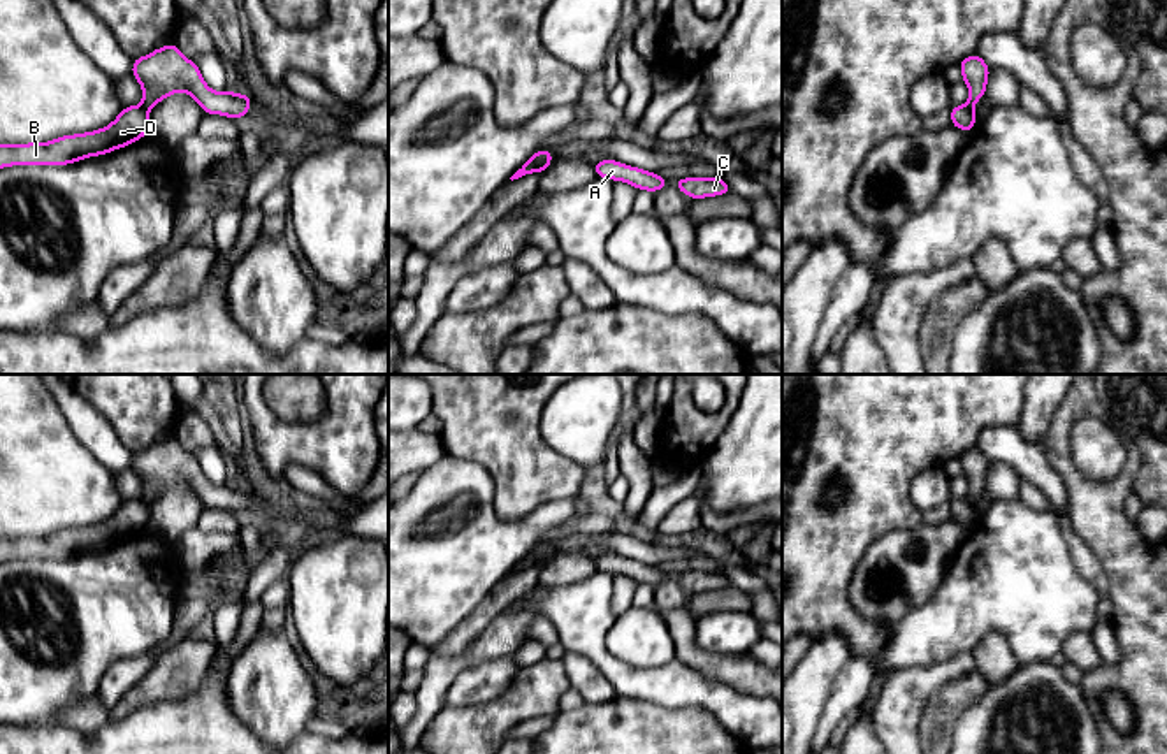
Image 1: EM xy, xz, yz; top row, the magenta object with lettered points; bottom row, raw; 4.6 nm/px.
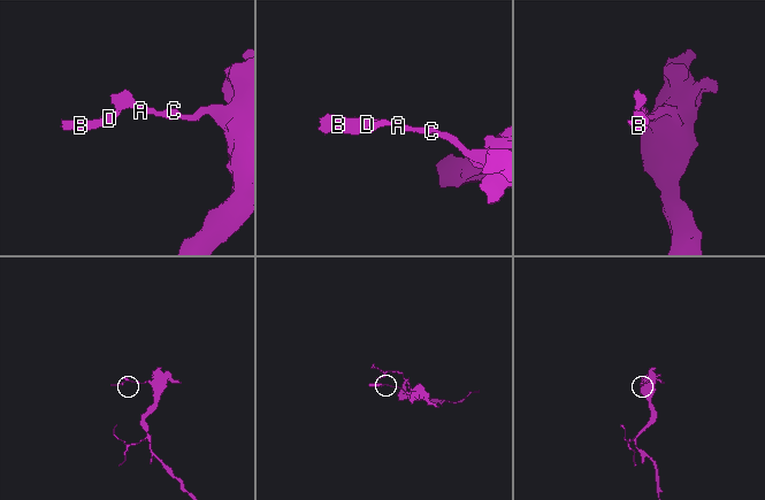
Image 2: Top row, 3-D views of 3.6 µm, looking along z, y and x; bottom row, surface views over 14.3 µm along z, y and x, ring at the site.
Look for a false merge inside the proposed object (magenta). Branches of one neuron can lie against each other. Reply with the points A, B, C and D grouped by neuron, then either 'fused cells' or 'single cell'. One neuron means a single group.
groups A C / B D; fused cells

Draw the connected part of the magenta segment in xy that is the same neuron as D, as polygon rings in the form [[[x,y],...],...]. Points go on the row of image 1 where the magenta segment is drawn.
[[[125,105],[112,123],[95,132],[62,135],[49,142],[0,144],[0,169],[12,165],[70,165],[107,155],[146,137],[149,109]]]

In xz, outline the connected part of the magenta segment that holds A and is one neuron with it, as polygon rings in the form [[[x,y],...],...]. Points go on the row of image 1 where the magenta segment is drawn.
[[[613,158],[610,160],[601,160],[592,163],[596,176],[612,179],[612,181],[624,181],[636,190],[645,190],[645,192],[659,192],[661,188],[668,186],[668,179],[661,178],[657,172],[649,172],[640,167],[631,167],[626,163],[620,163]]]

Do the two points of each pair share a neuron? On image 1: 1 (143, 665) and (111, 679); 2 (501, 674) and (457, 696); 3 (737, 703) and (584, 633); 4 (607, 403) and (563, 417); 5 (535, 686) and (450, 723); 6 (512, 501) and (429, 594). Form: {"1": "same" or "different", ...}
{"1": "same", "2": "same", "3": "same", "4": "same", "5": "same", "6": "different"}

